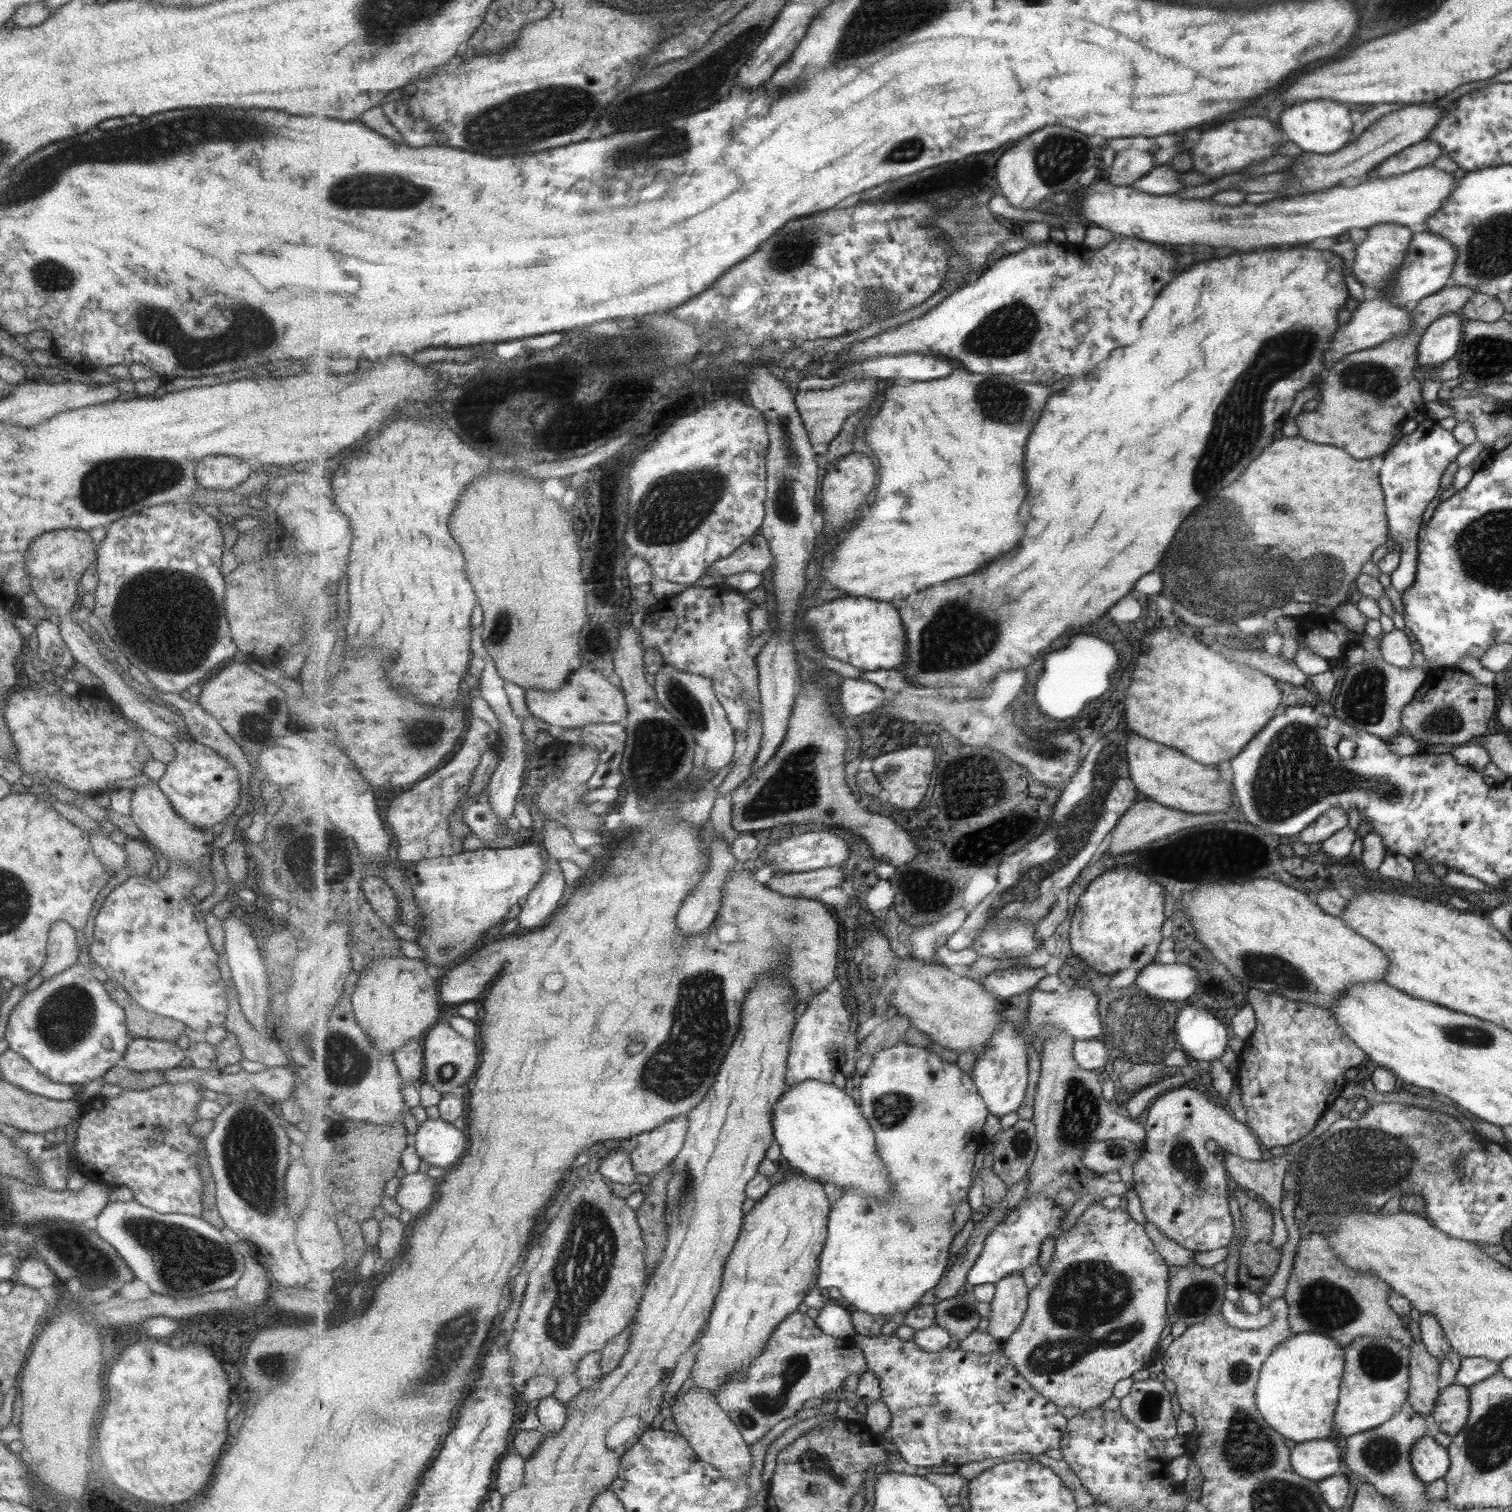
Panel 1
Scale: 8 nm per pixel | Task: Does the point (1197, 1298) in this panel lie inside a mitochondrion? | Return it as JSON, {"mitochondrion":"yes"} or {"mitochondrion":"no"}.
{"mitochondrion":"yes"}

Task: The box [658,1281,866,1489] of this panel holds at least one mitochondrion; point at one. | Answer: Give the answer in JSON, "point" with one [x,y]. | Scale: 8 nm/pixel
{"point":[768,1403]}

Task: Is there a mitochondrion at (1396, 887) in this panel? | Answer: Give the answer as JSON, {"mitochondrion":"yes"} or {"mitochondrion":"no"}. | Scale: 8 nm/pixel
{"mitochondrion":"no"}

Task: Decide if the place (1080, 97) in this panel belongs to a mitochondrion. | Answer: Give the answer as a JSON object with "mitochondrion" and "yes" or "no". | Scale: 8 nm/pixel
{"mitochondrion":"no"}

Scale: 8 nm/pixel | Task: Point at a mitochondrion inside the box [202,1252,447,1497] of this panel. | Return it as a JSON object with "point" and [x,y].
{"point":[269,1361]}

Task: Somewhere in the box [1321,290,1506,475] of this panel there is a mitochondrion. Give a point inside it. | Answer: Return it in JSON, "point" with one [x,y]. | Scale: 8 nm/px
{"point":[1376,379]}

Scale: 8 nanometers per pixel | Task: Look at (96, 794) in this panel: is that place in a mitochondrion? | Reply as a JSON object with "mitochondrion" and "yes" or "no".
{"mitochondrion":"no"}

